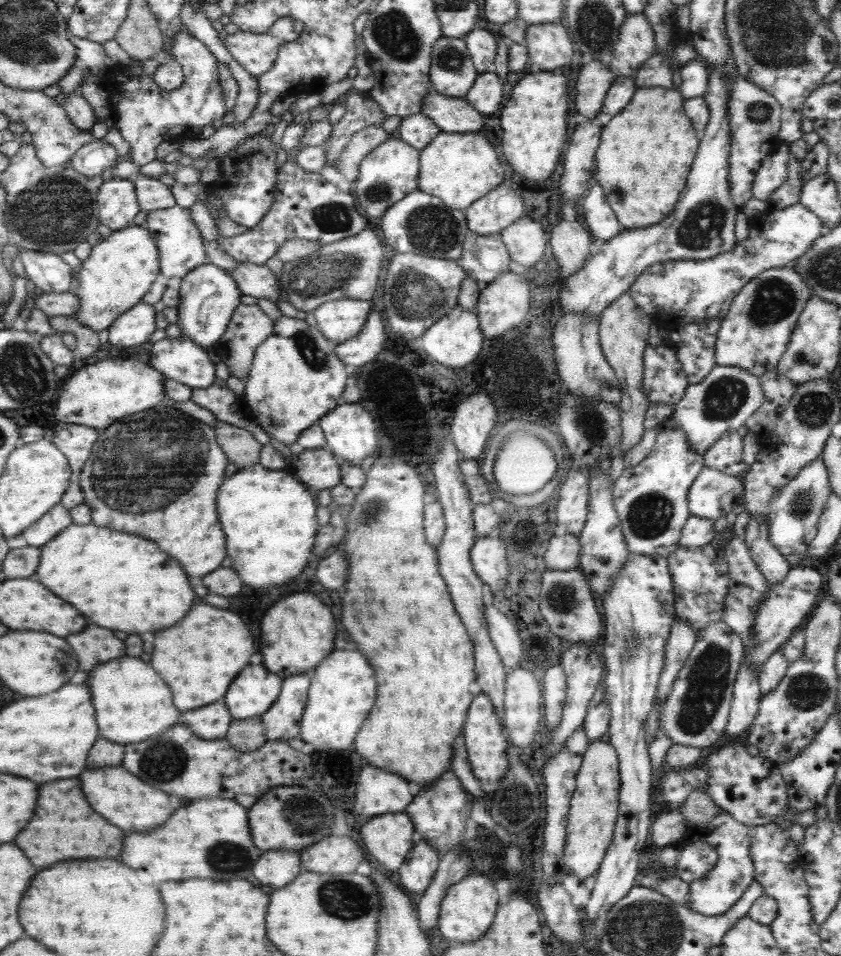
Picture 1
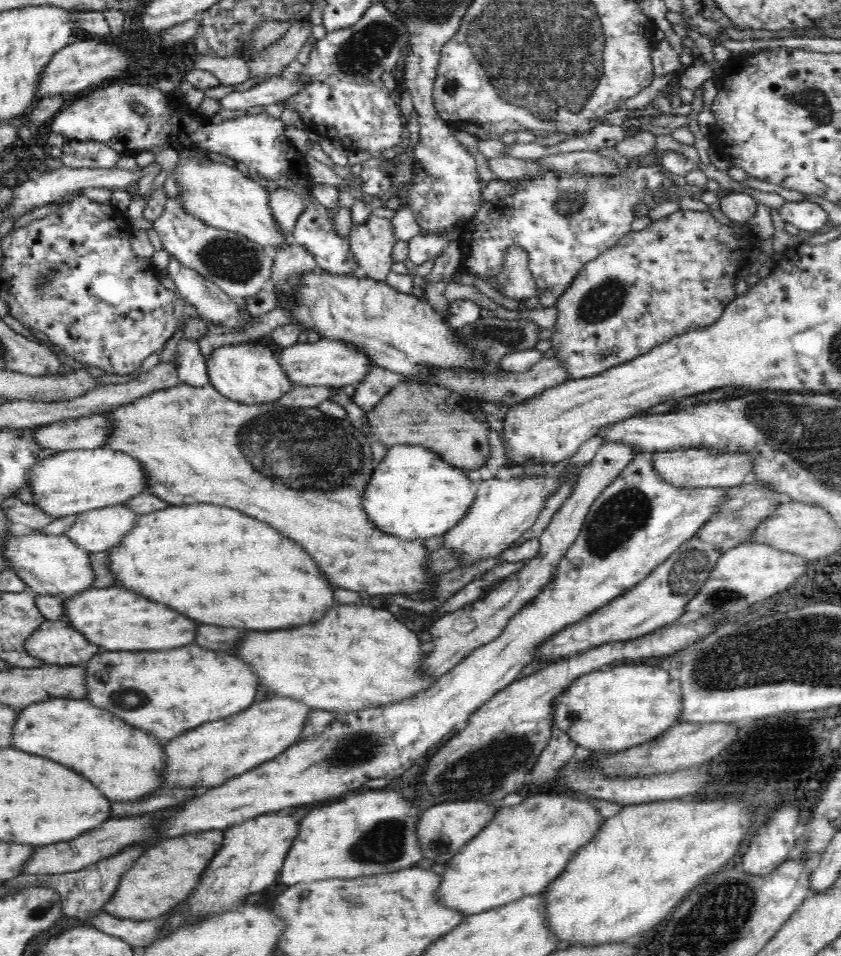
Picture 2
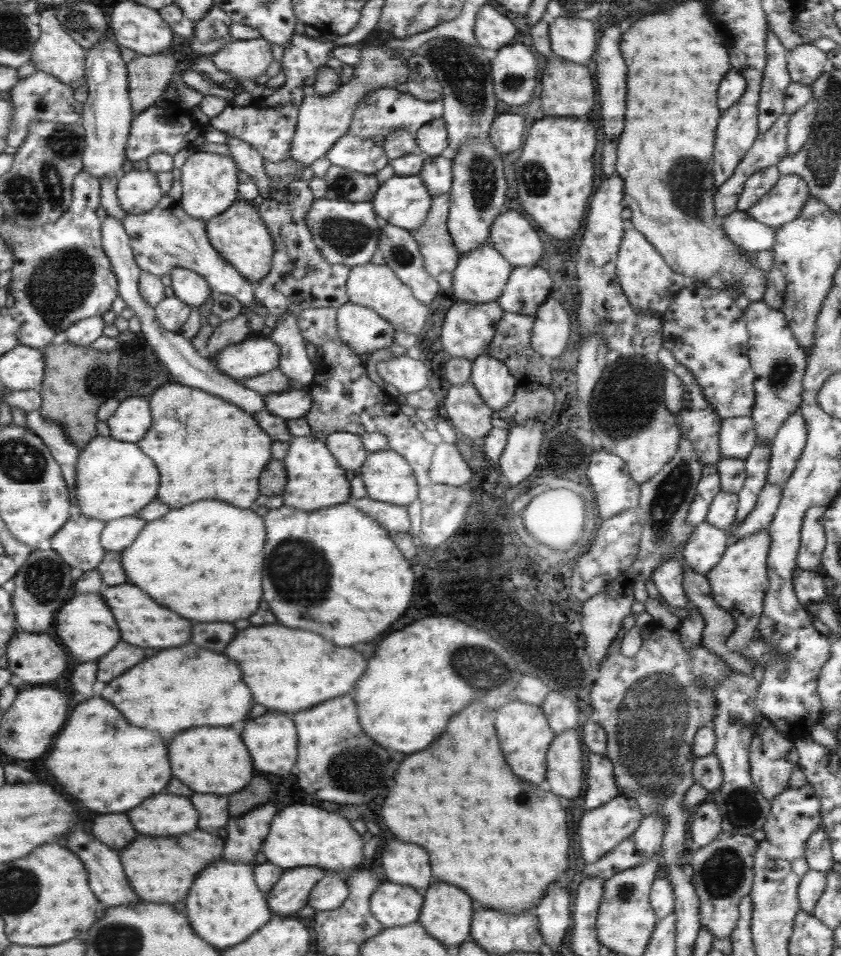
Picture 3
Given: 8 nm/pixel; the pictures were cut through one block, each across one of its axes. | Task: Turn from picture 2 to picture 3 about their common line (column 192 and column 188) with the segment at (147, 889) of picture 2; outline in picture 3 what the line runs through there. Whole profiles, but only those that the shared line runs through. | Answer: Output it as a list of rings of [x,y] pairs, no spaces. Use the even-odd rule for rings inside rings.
[[[193,830],[185,836],[171,836],[171,838],[137,834],[131,840],[131,844],[127,844],[119,852],[119,860],[129,887],[139,899],[173,904],[184,900],[188,888],[191,887],[191,880],[199,870],[203,870],[209,862],[221,858],[223,842],[221,837],[201,830]]]

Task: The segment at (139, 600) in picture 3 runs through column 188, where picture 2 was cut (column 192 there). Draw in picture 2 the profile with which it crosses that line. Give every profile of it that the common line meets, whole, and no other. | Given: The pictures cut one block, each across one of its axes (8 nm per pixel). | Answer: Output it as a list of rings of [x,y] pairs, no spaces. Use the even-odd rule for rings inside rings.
[[[88,588],[70,598],[62,598],[62,605],[64,605],[66,622],[70,622],[74,630],[82,632],[86,640],[90,640],[96,646],[104,646],[106,650],[170,650],[190,644],[196,632],[196,624],[190,618],[176,614],[174,610],[162,604],[154,604],[146,598],[134,596],[134,592],[122,588]]]

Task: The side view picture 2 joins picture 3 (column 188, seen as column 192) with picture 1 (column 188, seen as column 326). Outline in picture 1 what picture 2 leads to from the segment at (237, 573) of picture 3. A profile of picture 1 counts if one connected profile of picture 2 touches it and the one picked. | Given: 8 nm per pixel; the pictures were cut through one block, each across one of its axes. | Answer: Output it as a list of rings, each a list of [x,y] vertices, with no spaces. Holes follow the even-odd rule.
[[[71,523],[56,535],[47,544],[39,547],[36,571],[28,579],[40,582],[57,598],[69,602],[81,616],[89,618],[93,624],[127,634],[141,634],[175,624],[191,608],[195,594],[189,588],[187,576],[181,572],[177,562],[159,552],[153,542],[139,536],[113,532],[110,528],[93,523]]]

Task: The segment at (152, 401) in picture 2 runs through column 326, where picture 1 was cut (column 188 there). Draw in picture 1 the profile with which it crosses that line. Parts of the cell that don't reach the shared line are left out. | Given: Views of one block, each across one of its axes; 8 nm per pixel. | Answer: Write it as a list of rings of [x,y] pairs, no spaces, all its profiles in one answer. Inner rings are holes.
[[[157,404],[96,433],[91,452],[75,478],[83,492],[82,503],[89,507],[90,522],[153,540],[161,552],[177,560],[189,578],[203,578],[217,568],[226,550],[215,497],[228,460],[215,442],[212,427]]]

